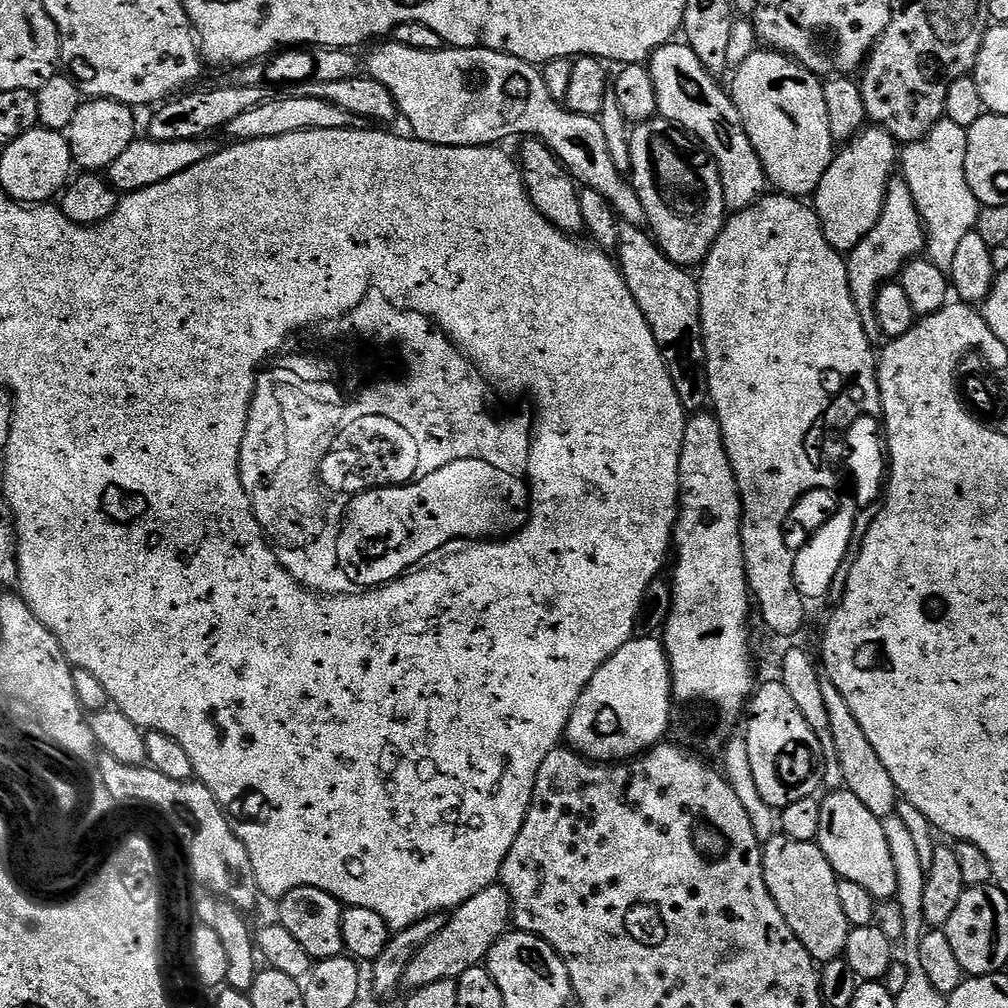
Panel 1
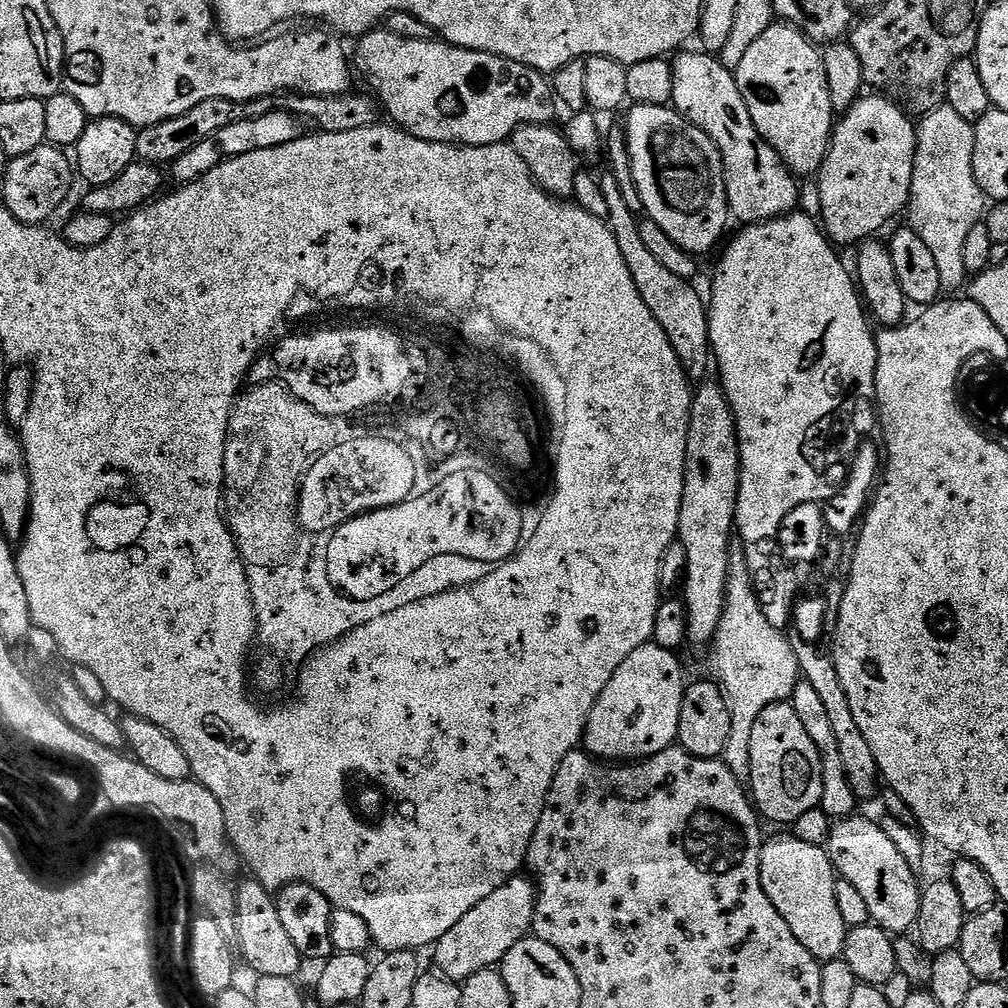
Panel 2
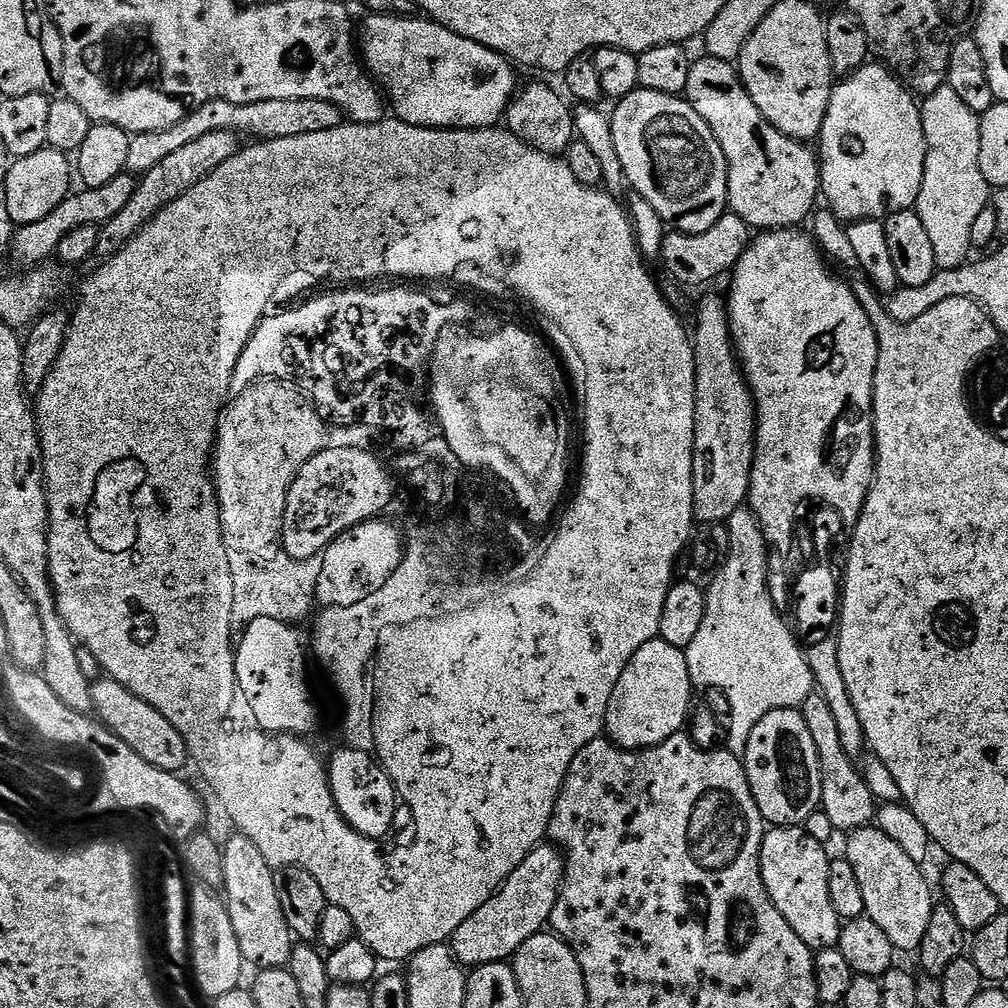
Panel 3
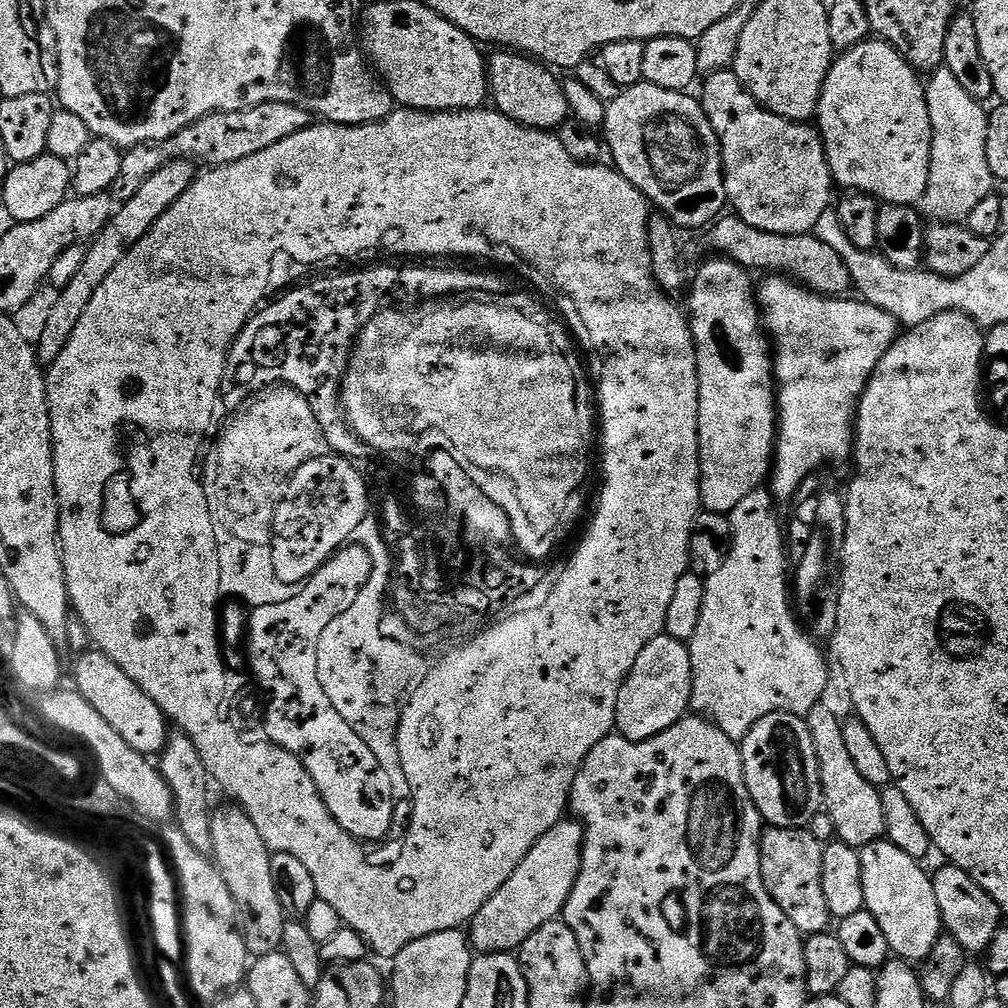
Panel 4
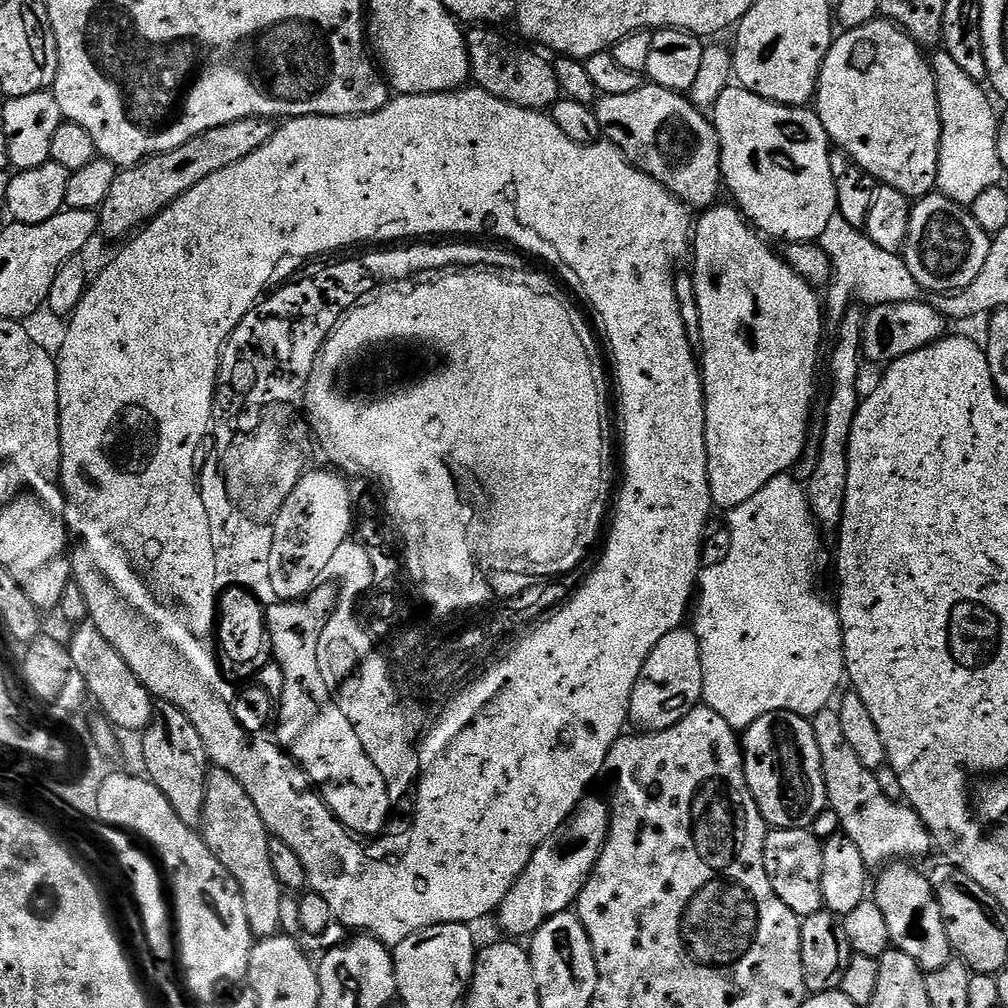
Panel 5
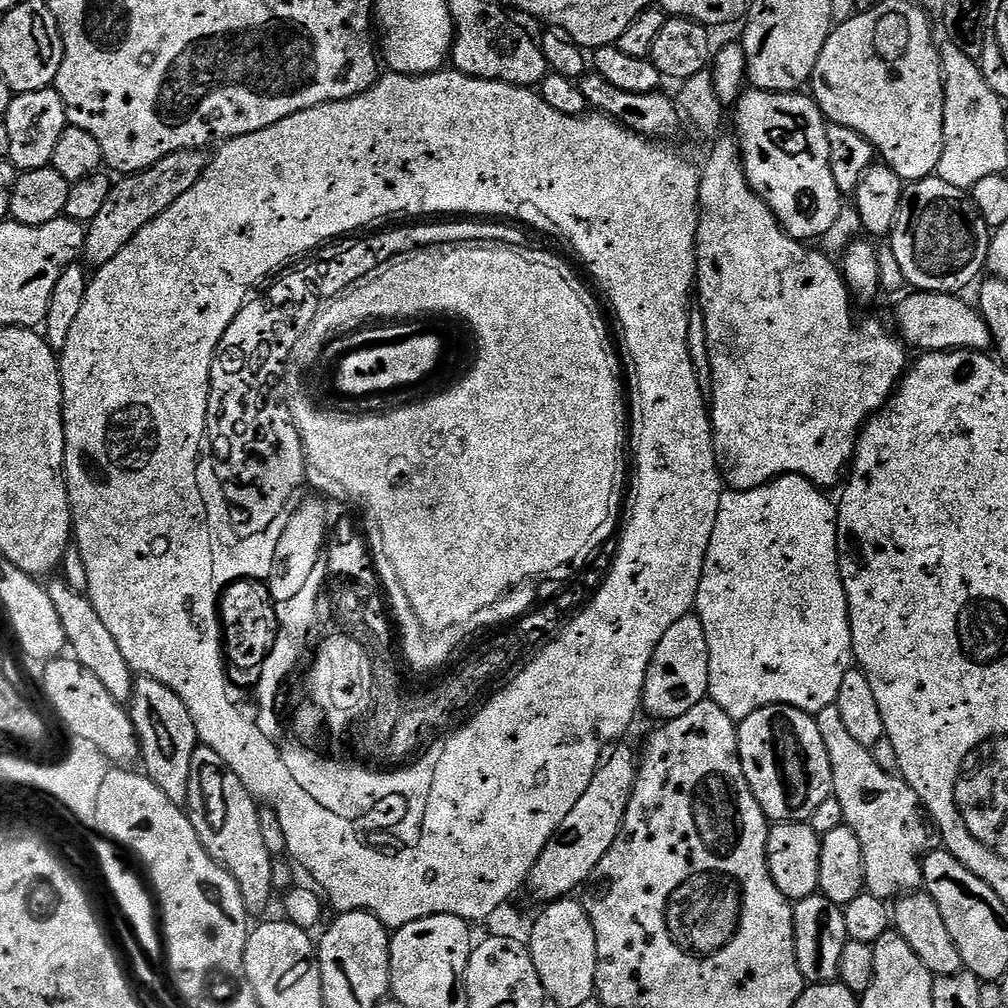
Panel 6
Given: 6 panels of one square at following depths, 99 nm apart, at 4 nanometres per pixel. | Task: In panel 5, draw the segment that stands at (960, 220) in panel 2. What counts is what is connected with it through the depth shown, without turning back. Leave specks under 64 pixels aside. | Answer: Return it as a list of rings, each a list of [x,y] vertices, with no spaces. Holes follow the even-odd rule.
[[[943,50],[931,53],[930,63],[932,72],[936,76],[936,89],[938,90],[938,110],[940,111],[940,153],[938,154],[938,178],[936,188],[946,198],[950,198],[956,204],[971,206],[974,198],[982,194],[991,184],[1000,184],[1006,170],[998,158],[998,142],[996,141],[996,130],[998,127],[998,112],[992,109],[988,101],[989,93],[983,92],[981,81],[970,78],[950,58],[950,54]]]

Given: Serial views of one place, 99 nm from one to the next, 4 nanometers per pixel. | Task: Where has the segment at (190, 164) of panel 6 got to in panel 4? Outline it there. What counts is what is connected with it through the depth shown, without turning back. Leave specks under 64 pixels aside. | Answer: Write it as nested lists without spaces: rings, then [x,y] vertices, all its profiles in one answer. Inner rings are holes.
[[[262,102],[253,108],[212,112],[198,122],[178,130],[178,134],[166,138],[160,144],[139,144],[127,149],[122,158],[122,171],[118,174],[118,182],[114,182],[110,189],[111,195],[120,202],[134,198],[138,186],[142,186],[142,182],[146,182],[146,178],[150,178],[154,170],[166,166],[166,162],[171,160],[190,160],[201,165],[204,163],[204,166],[242,162],[242,158],[259,154],[266,150],[266,146],[274,146],[277,142],[282,142],[282,138],[291,138],[292,135],[311,128],[313,123],[311,112],[290,102]]]

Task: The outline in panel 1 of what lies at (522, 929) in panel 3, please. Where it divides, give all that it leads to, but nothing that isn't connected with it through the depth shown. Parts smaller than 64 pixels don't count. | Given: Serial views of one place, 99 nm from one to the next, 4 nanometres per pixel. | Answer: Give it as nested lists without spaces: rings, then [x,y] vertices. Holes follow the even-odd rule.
[[[493,886],[455,913],[456,916],[420,953],[407,963],[404,984],[412,990],[426,988],[443,980],[459,981],[472,968],[487,961],[492,949],[503,939],[510,928],[510,905],[503,887]]]

